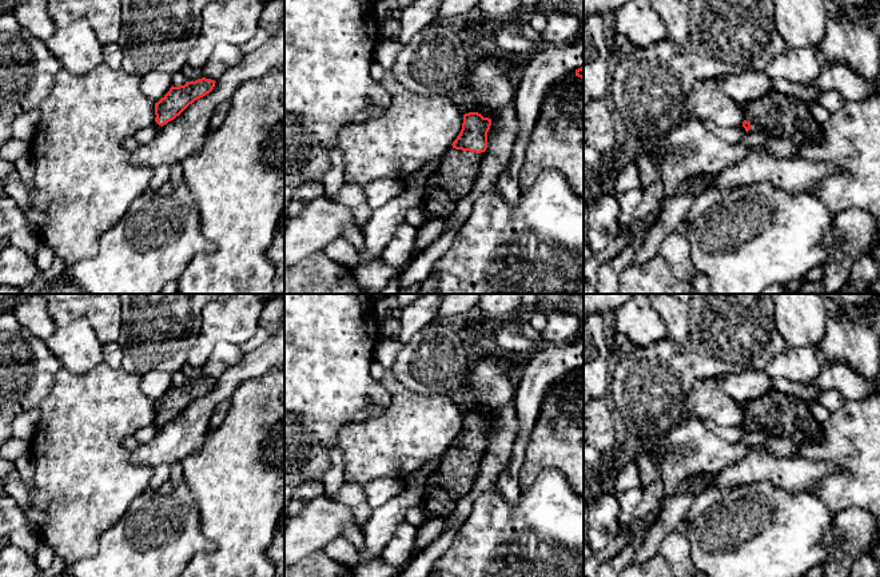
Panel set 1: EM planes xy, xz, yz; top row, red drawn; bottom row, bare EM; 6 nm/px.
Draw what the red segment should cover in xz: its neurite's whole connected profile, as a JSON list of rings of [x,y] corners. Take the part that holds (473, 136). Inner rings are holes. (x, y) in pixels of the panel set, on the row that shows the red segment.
[[[478,112],[463,115],[462,130],[442,156],[438,170],[429,178],[423,203],[426,220],[445,219],[470,191],[487,148],[491,119]]]

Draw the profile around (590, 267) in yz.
[[[662,203],[646,219],[638,222],[629,231],[622,231],[606,248],[593,252],[592,256],[584,262],[584,294],[597,293],[597,274],[600,267],[608,260],[616,258],[630,242],[637,232],[649,231],[662,211]]]

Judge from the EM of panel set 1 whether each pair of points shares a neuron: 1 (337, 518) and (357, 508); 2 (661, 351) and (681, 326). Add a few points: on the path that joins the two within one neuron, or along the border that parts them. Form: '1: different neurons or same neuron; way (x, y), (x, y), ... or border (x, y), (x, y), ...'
1: different neurons; border (333, 500), (343, 504), (353, 517), (362, 524)
2: different neurons; border (689, 310), (688, 335), (684, 339), (675, 341)

